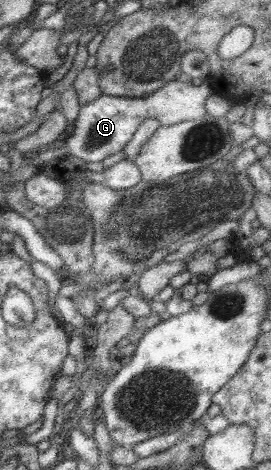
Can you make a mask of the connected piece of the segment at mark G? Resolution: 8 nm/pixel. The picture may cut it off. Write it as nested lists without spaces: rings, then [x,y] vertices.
[[[166,82],[161,88],[142,96],[120,97],[101,93],[97,98],[79,107],[69,136],[65,140],[67,154],[87,163],[99,162],[120,150],[131,140],[136,128],[147,118],[154,118],[161,125],[170,125],[184,120],[193,120],[205,114],[205,97],[212,93],[207,84],[194,86],[190,82]]]

